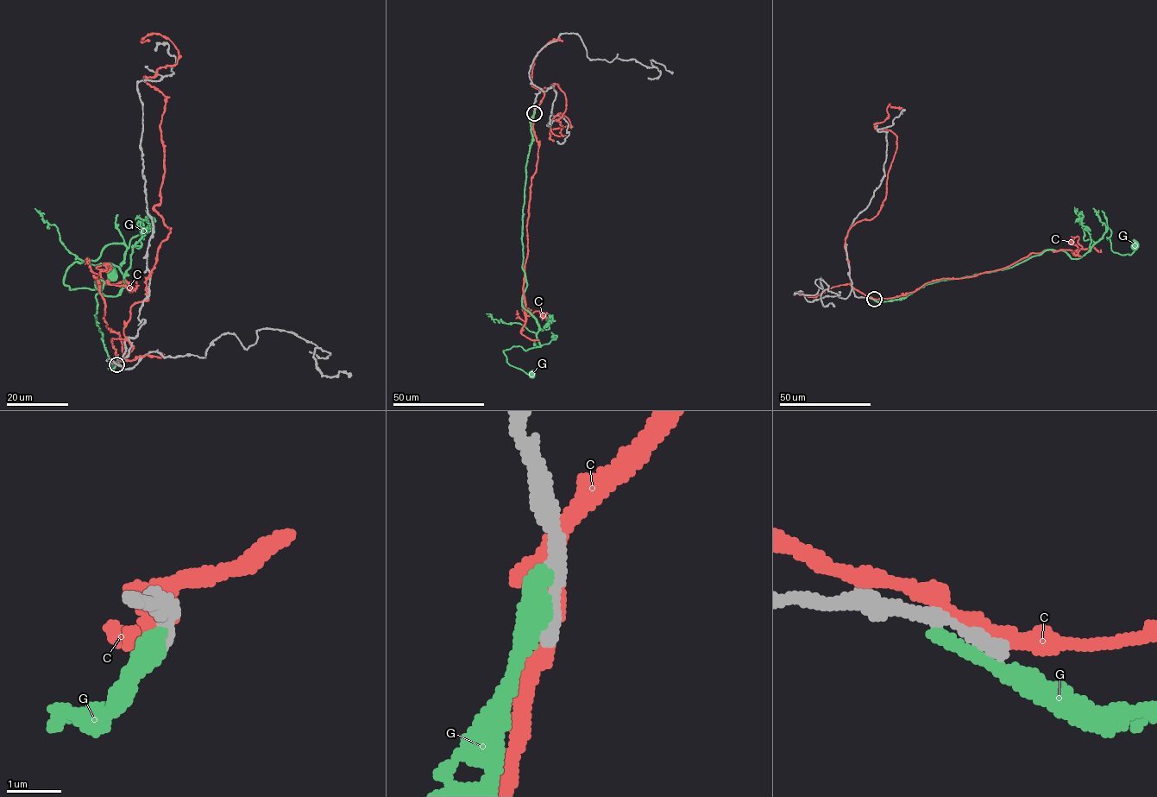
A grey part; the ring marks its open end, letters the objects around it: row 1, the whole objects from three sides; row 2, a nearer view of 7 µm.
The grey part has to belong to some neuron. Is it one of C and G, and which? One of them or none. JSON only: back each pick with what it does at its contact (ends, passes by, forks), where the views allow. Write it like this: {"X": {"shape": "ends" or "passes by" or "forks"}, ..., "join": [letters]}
{"join": []}

